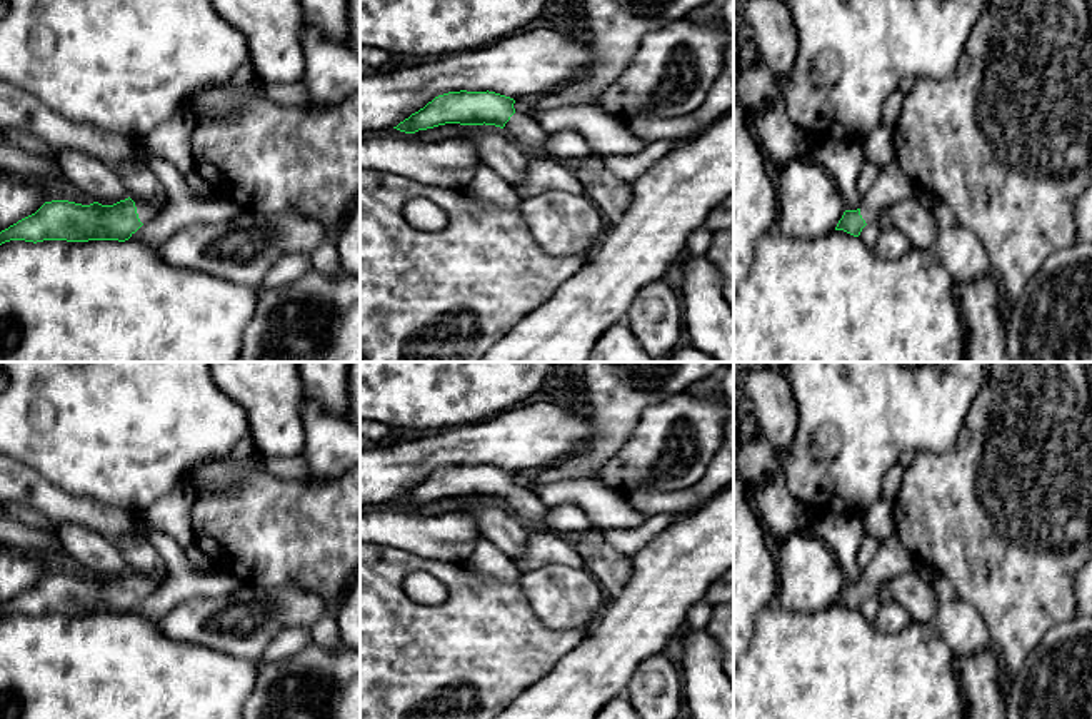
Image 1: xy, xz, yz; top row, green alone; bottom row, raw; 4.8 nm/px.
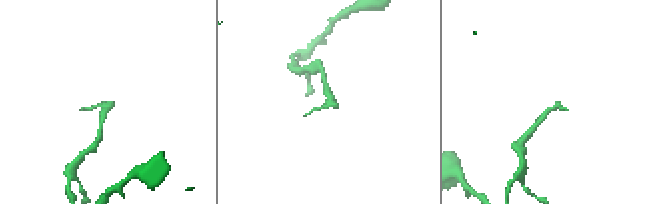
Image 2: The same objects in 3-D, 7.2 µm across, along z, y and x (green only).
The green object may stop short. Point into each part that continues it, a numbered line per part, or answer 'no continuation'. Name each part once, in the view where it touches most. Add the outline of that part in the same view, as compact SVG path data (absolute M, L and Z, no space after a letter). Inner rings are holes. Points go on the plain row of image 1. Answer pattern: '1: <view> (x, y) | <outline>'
1: xy (147, 583) | M132 569L130 572L135 576L137 587L142 597L153 594L162 586L155 572L140 569Z

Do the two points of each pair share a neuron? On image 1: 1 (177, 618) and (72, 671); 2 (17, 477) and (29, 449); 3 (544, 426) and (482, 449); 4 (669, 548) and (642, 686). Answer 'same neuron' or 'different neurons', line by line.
1: different neurons
2: different neurons
3: same neuron
4: different neurons

